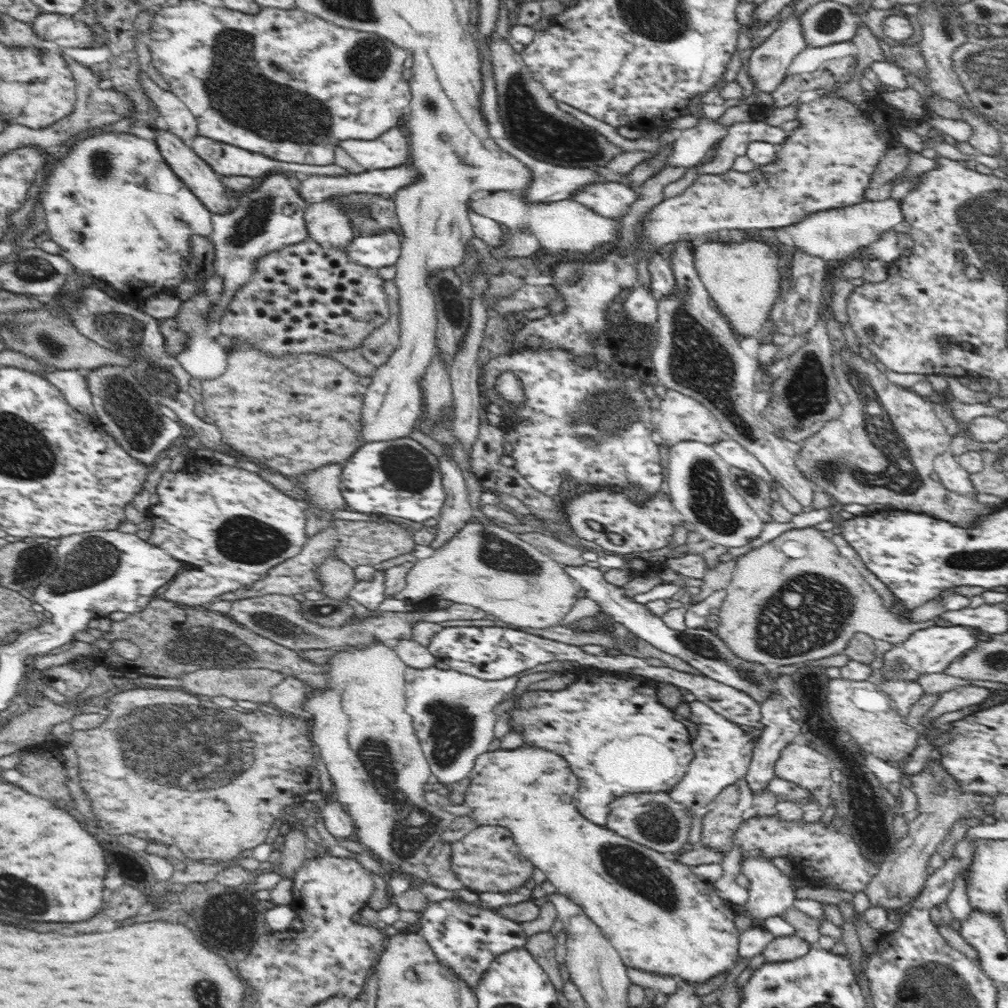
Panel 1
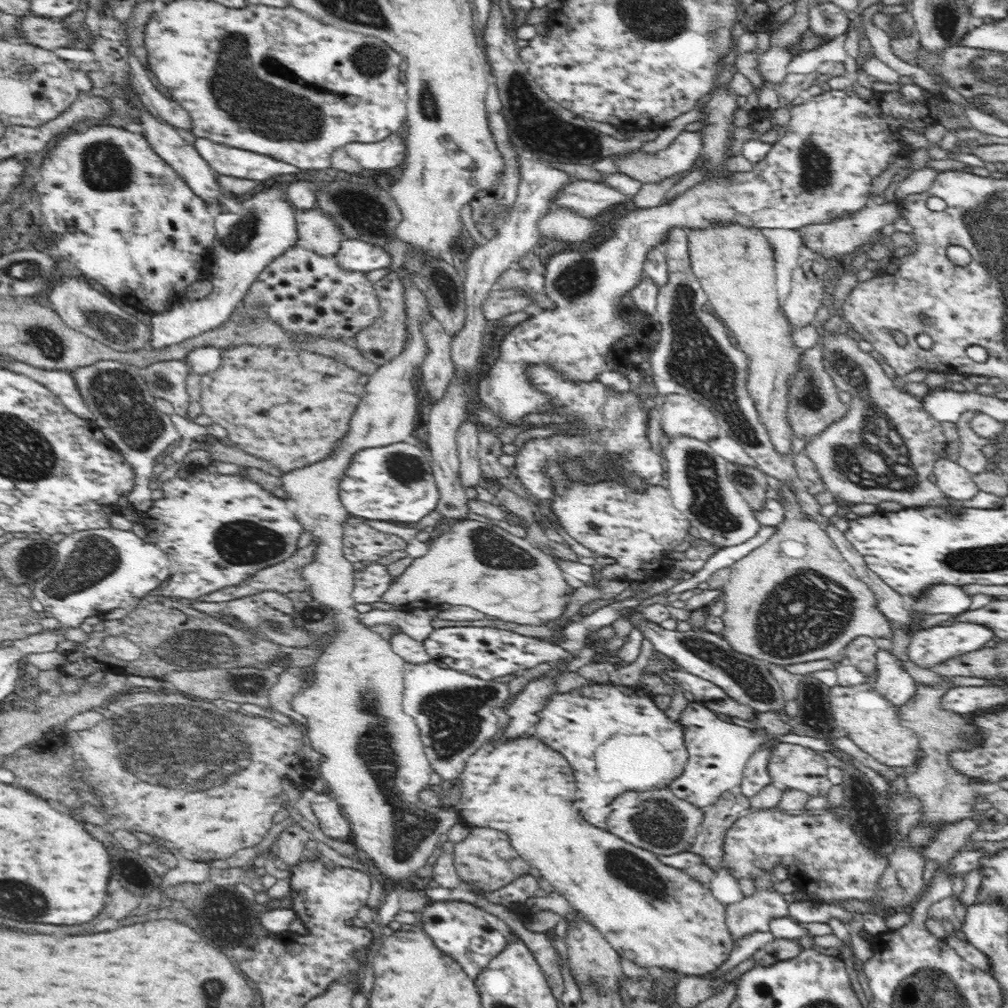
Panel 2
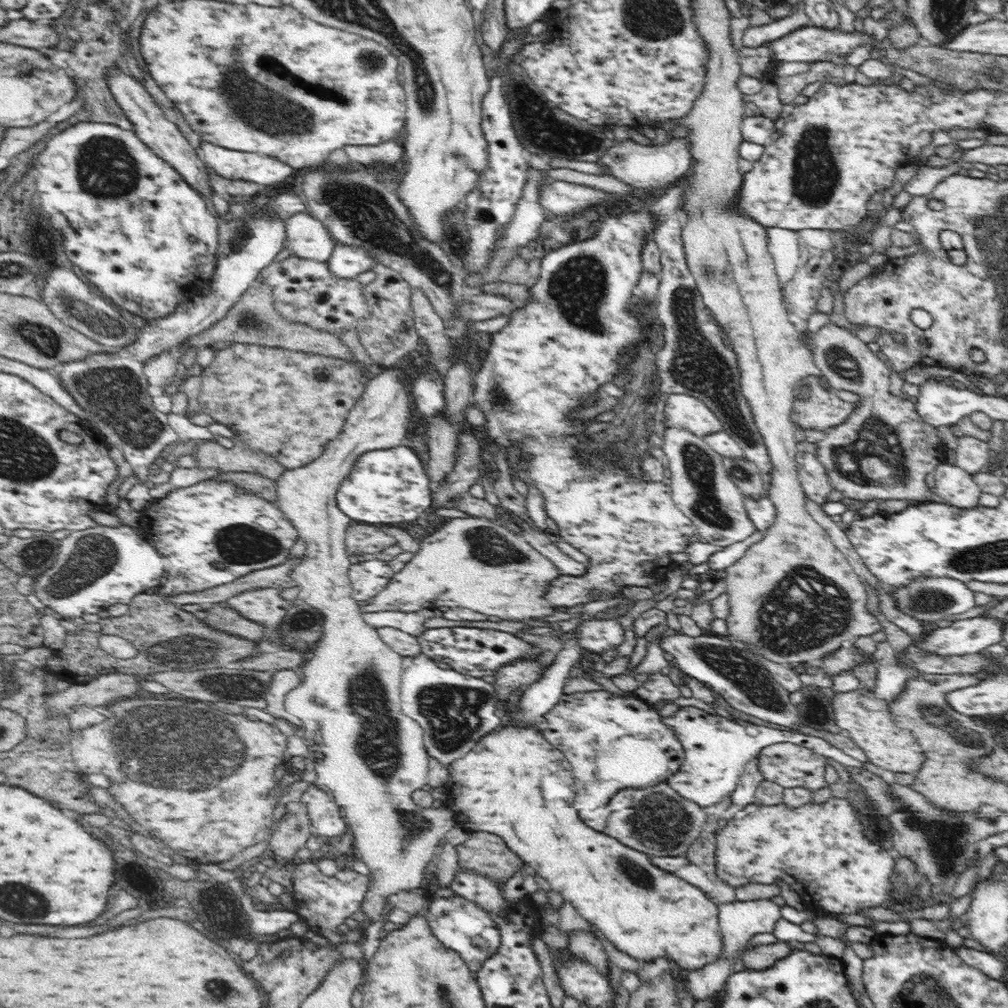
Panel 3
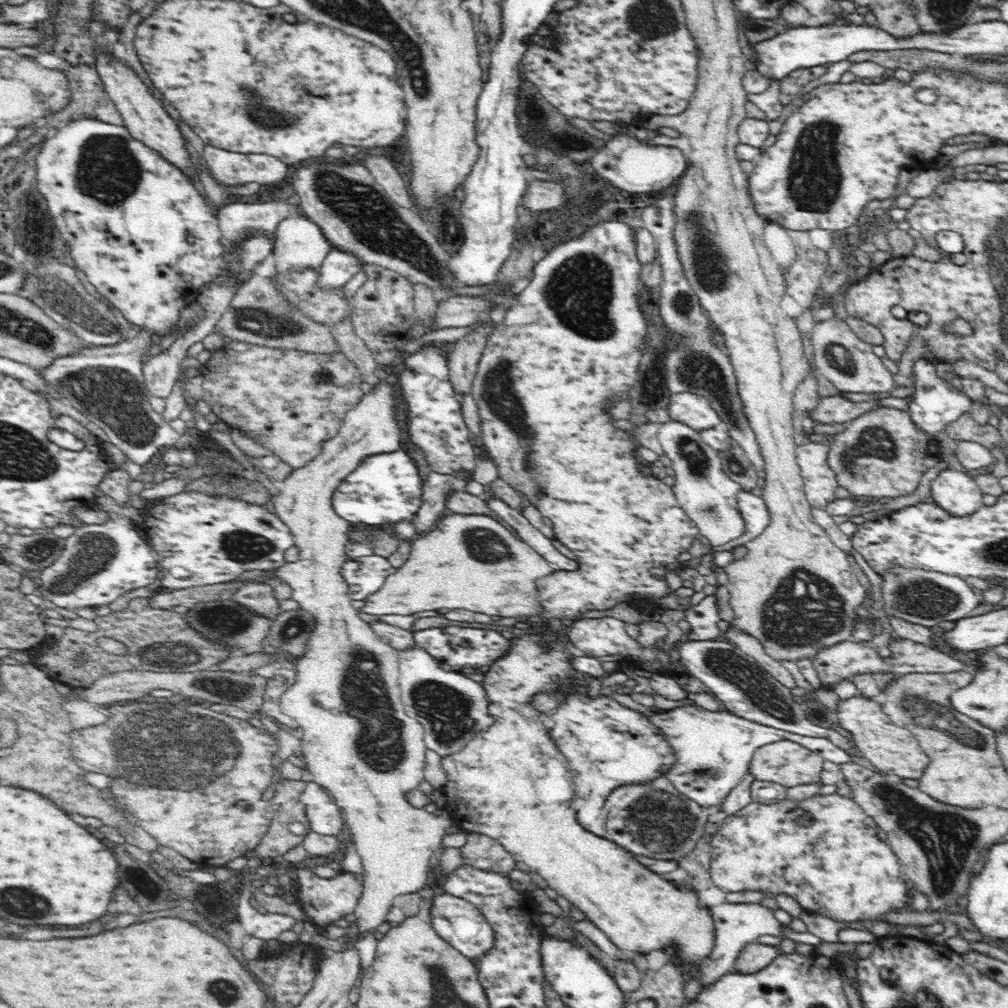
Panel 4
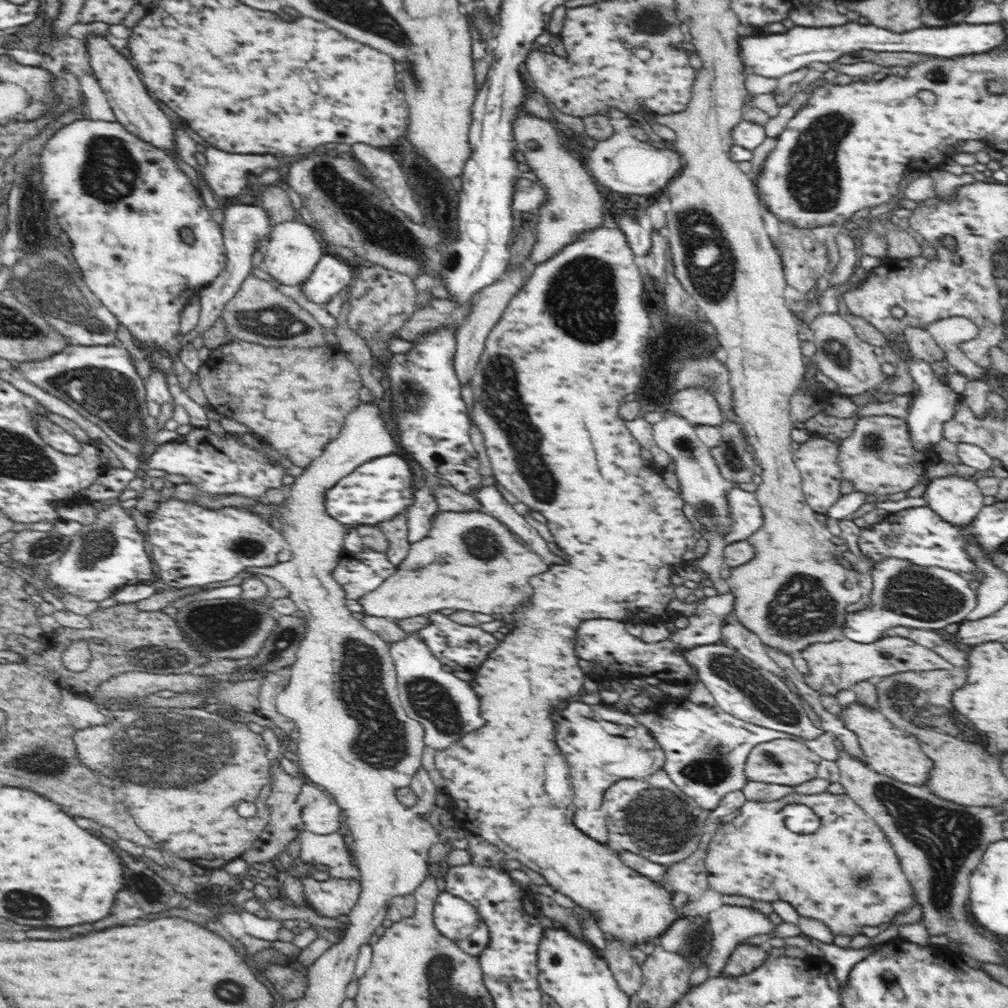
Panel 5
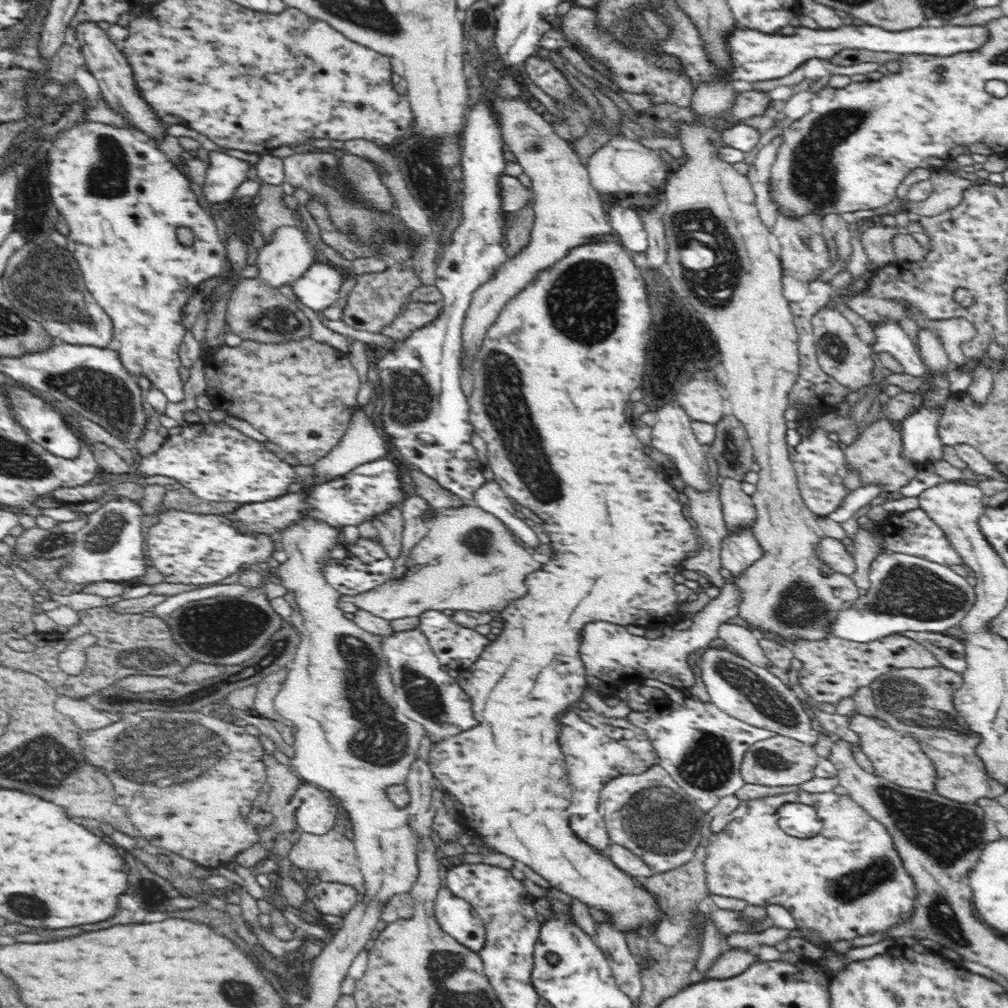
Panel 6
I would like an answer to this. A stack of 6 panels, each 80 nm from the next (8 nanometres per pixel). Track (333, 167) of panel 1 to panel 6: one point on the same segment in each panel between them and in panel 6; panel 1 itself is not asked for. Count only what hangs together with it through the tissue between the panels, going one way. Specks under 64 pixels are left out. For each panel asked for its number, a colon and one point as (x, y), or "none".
2: (224, 160)
3: (263, 170)
4: (228, 168)
5: (227, 173)
6: (225, 174)

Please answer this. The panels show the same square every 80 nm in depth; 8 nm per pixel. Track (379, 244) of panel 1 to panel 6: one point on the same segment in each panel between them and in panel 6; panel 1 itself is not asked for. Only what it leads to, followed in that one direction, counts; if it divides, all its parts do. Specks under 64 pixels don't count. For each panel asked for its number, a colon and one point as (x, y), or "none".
2: (353, 255)
3: (346, 261)
4: (339, 267)
5: (331, 275)
6: (317, 289)

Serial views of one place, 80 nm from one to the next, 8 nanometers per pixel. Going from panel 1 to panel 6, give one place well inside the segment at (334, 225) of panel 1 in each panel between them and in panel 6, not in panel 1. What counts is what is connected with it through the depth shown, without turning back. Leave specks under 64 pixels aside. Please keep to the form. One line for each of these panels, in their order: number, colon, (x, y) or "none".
2: (316, 231)
3: (306, 237)
4: (298, 243)
5: (294, 249)
6: (287, 258)

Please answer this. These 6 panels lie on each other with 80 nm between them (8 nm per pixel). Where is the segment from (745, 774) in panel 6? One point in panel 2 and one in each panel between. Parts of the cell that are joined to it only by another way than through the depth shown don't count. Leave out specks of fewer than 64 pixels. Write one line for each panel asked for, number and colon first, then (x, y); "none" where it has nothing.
2: (792, 766)
3: (789, 765)
4: (785, 762)
5: (787, 762)

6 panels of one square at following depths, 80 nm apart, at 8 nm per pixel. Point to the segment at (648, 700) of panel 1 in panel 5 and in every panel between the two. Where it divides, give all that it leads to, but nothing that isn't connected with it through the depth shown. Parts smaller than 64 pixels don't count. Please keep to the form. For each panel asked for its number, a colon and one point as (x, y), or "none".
2: (616, 738)
3: (613, 742)
4: (601, 758)
5: (597, 759)

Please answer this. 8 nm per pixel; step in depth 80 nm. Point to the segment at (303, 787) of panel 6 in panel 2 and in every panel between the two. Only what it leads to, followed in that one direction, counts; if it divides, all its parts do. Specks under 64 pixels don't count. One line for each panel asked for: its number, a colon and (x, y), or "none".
2: (332, 822)
3: (326, 819)
4: (324, 816)
5: (321, 815)

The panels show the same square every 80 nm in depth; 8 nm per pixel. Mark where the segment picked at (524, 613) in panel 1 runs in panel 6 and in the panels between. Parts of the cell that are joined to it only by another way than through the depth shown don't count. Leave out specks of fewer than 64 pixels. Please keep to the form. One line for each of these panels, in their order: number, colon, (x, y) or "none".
2: (479, 565)
3: (475, 563)
4: (472, 562)
5: (469, 561)
6: (466, 561)

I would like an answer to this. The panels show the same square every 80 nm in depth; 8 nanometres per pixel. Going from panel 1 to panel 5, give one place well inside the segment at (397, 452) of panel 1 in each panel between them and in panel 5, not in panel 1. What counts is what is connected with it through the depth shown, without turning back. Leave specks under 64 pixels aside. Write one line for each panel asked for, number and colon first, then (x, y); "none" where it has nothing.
2: (394, 482)
3: (387, 486)
4: (386, 488)
5: (379, 489)

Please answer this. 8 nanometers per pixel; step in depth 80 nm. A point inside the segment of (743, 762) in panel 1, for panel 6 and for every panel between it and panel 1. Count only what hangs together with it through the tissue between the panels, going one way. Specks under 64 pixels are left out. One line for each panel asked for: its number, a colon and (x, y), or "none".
2: (718, 751)
3: (717, 749)
4: (713, 749)
5: (706, 749)
6: (702, 748)

